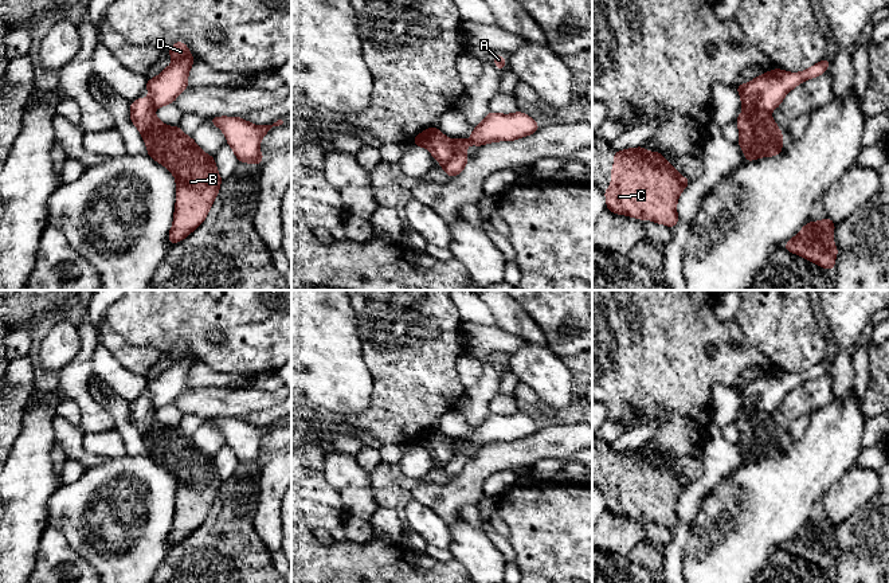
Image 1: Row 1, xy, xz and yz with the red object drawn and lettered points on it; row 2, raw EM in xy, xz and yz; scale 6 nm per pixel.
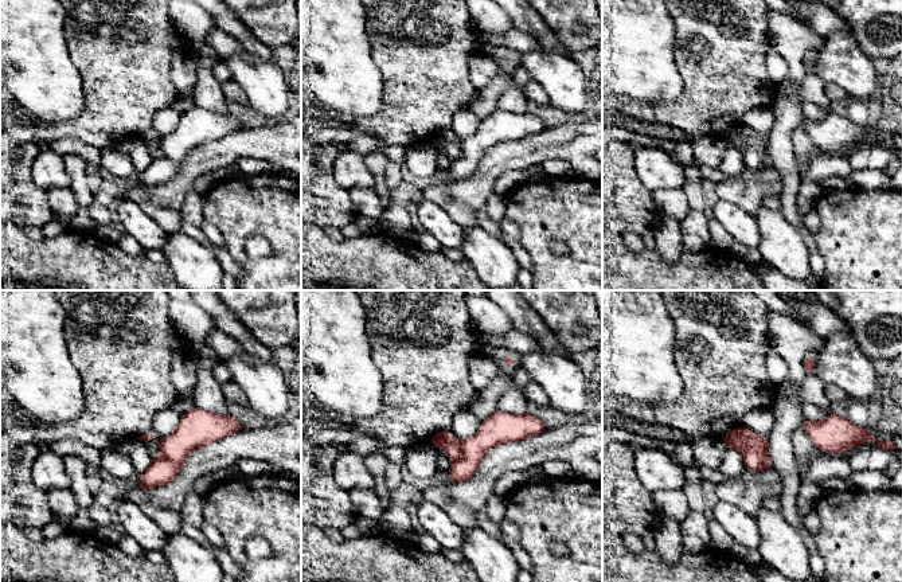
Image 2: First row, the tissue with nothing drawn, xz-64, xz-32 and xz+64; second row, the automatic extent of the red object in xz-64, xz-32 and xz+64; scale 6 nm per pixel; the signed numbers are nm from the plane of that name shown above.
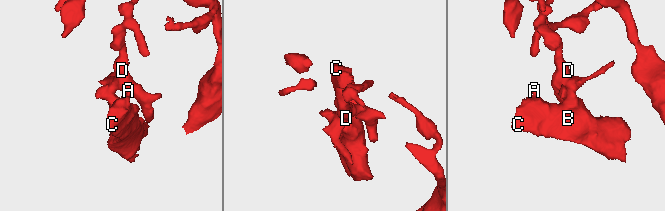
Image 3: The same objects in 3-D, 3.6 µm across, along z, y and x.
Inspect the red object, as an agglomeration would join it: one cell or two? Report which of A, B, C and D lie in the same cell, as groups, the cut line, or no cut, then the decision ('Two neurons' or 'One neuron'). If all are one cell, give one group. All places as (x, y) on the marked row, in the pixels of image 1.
Groups: A B C / D. Split along xz (453, 140), (453, 155), (441, 165). Two neurons

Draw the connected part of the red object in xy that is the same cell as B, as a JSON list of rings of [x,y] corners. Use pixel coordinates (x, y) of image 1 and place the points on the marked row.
[[[137,98],[130,102],[130,120],[145,141],[146,154],[162,164],[176,179],[176,206],[168,240],[171,244],[179,243],[204,222],[219,193],[223,180],[216,169],[215,159],[203,152],[193,138],[184,134],[179,126],[168,126],[161,122],[148,98]]]

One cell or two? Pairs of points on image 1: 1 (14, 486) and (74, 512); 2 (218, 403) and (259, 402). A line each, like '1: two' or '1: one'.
1: two
2: one

